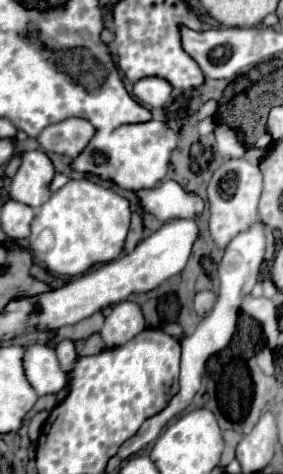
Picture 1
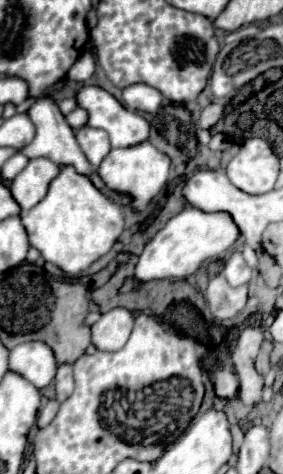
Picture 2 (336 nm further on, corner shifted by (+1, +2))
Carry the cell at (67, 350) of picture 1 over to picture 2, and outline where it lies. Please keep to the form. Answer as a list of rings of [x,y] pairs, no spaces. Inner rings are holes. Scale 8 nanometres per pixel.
[[[62,364],[56,374],[56,400],[64,402],[74,392],[74,378],[72,378],[72,366]]]

